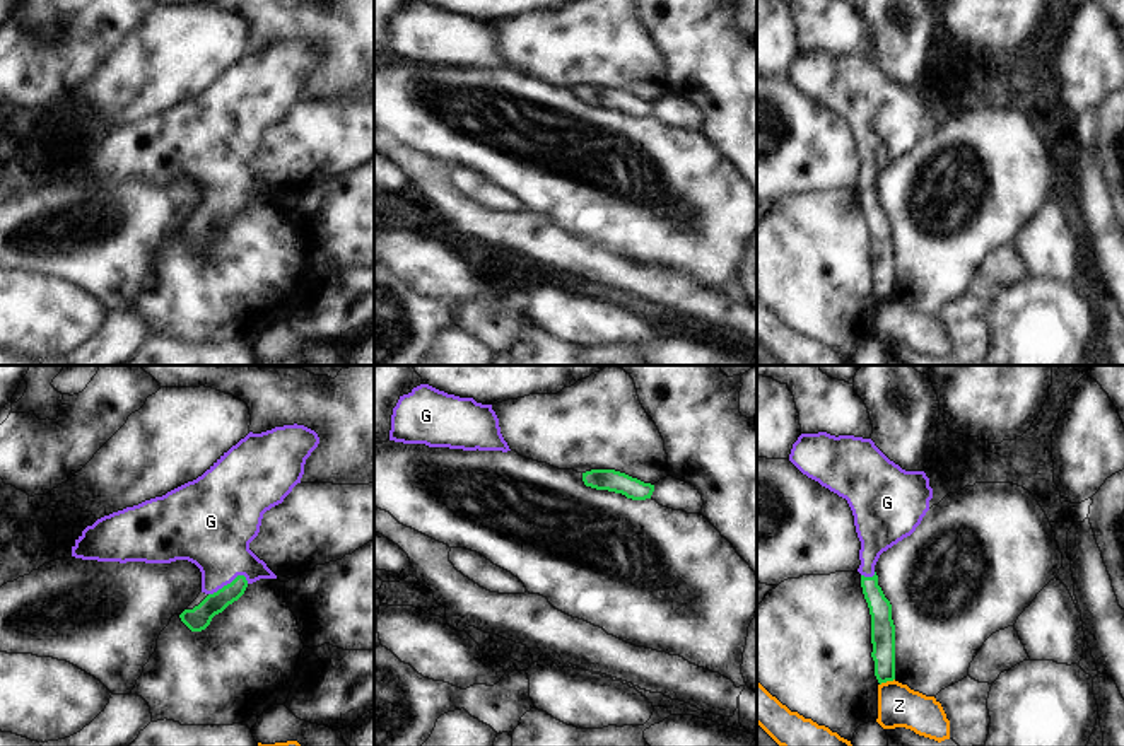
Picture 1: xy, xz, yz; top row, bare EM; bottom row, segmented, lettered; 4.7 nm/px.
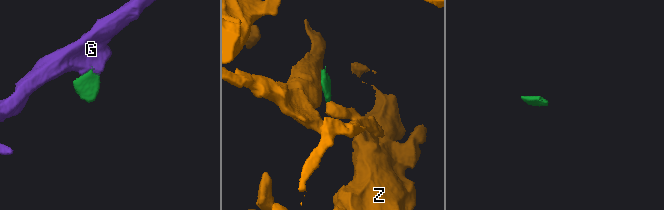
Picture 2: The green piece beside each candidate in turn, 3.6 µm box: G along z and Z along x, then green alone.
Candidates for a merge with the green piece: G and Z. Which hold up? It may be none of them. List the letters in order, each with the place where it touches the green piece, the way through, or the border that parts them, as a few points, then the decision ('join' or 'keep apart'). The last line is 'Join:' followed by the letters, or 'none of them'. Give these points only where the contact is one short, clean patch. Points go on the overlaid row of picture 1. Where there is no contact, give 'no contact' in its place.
G: meets green in xy at (228, 584); runs through xy (199, 618), (228, 584), (214, 533); join
Z: meets green in yz at (887, 680); border along yz (894, 678), (880, 685); keep apart
Join: G

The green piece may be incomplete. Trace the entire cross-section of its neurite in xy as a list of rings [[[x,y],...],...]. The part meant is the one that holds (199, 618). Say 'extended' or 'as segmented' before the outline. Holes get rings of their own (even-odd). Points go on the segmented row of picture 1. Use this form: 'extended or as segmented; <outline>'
extended; [[[297,423],[261,434],[249,432],[196,480],[87,526],[75,539],[72,557],[120,563],[176,560],[195,563],[202,572],[202,592],[207,597],[193,609],[184,609],[179,618],[191,632],[202,632],[215,615],[237,601],[249,584],[260,579],[277,579],[249,550],[249,543],[260,533],[263,514],[282,504],[301,483],[306,459],[318,444],[318,434]]]

